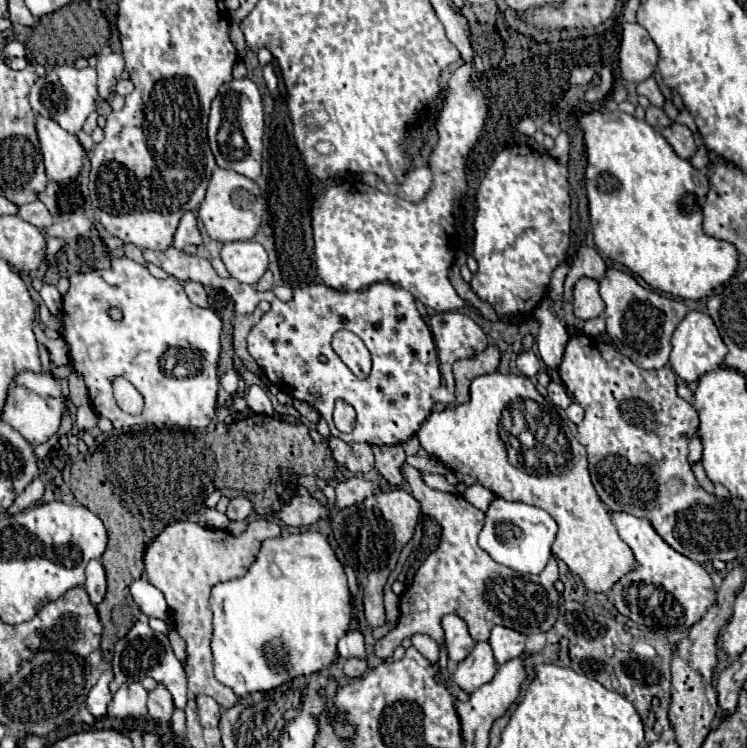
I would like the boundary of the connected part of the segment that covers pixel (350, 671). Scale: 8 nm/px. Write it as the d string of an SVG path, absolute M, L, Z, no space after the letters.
M348 658L344 664L344 672L348 678L362 676L366 670L368 670L368 666L366 666L366 660L362 660L362 658Z

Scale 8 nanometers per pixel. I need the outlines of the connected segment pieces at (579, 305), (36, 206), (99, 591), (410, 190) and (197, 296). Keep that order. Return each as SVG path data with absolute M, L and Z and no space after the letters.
M580 278L574 286L574 314L582 320L590 320L602 312L604 302L598 294L598 282L592 278Z
M34 200L34 202L30 202L30 204L20 206L18 216L20 216L22 220L26 220L26 222L34 224L34 226L36 226L36 228L40 228L40 230L42 230L42 228L52 226L52 216L50 216L48 208L46 208L40 200Z
M90 560L86 566L86 582L84 588L90 594L92 604L100 604L106 594L106 572L100 560Z
M412 168L404 182L398 184L398 196L408 202L420 202L428 194L428 188L432 188L432 172L430 168Z
M188 280L188 282L184 282L184 290L186 290L190 302L194 302L194 304L198 304L198 306L202 306L202 308L208 306L208 302L206 302L206 290L204 290L202 284Z

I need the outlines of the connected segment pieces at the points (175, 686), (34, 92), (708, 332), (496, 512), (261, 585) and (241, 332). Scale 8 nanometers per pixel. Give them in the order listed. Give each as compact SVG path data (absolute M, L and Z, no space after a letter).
M136 622L132 626L132 630L122 640L116 642L114 658L112 658L110 664L112 664L112 670L114 670L114 680L110 682L110 692L116 692L120 688L120 684L142 680L144 676L152 676L152 678L156 678L156 682L164 684L170 690L176 708L184 708L186 706L188 680L186 680L184 666L174 656L170 640L164 634L154 632L146 622Z
M56 66L40 82L42 84L34 84L30 90L30 104L34 114L40 114L44 118L58 122L70 134L78 134L88 114L96 110L96 100L98 100L96 70L94 68L76 70L74 66Z
M688 312L686 318L676 326L676 332L672 334L672 352L670 352L670 366L674 368L676 376L680 376L684 382L696 382L700 376L716 370L726 356L726 346L718 334L718 328L714 326L712 318L706 312Z
M496 496L492 504L488 504L484 528L480 532L478 544L498 564L504 564L520 574L540 574L552 556L550 548L556 538L556 532L558 532L558 526L554 518L542 508L536 508L524 502L510 502Z
M318 532L284 534L264 540L248 574L220 582L212 588L210 608L214 612L214 674L230 686L236 696L272 690L300 674L326 670L336 660L336 644L348 632L350 592L342 564L334 556L326 536Z
M238 314L234 318L234 350L236 354L240 356L240 360L244 362L244 366L250 370L250 372L256 374L256 376L262 378L264 377L264 372L258 368L258 364L254 362L254 358L248 354L246 350L246 336L248 332L252 330L254 322L250 316L244 316L244 314Z

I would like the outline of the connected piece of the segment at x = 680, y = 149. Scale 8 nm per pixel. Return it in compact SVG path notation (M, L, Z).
M674 124L674 126L668 126L668 128L662 128L660 134L668 140L668 144L676 150L676 154L684 160L690 160L698 146L694 144L694 138L692 138L692 132L688 130L688 126L682 126L682 124Z

